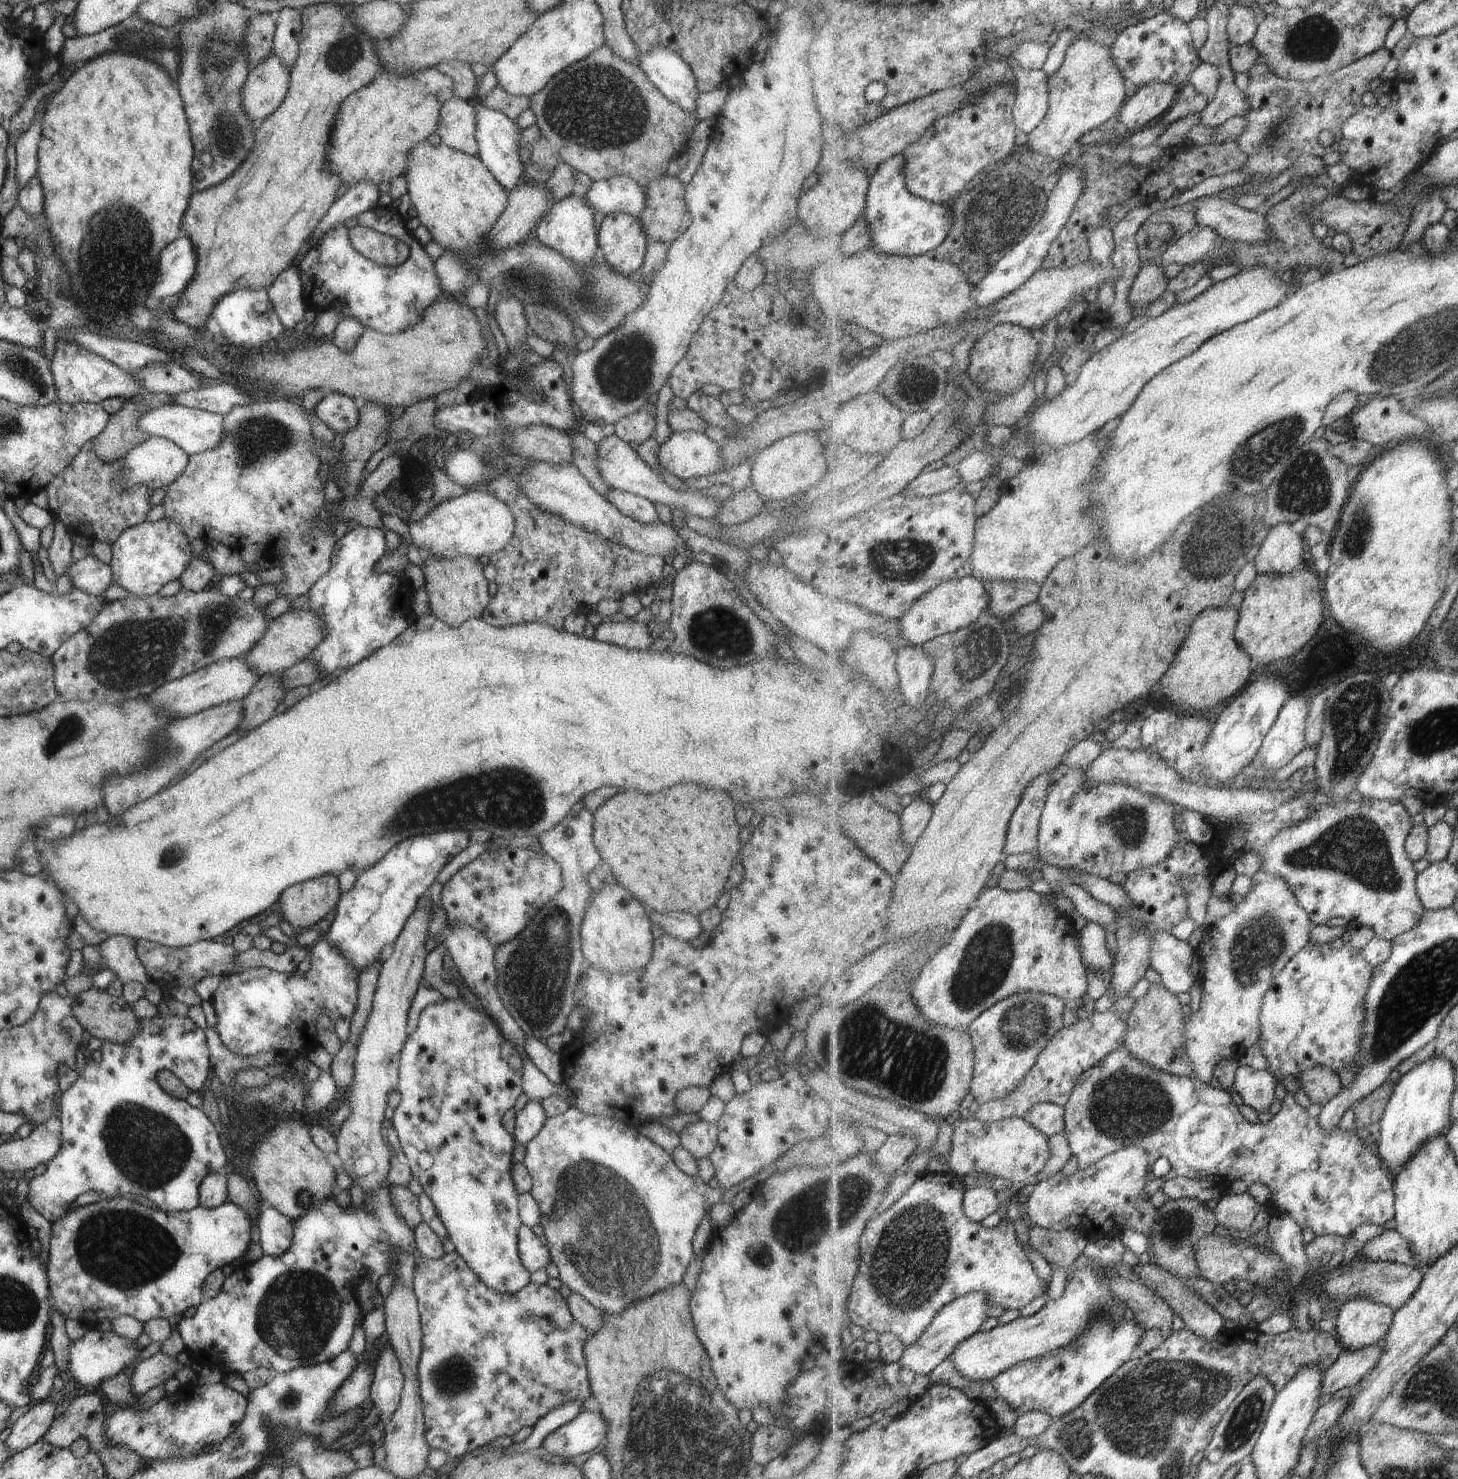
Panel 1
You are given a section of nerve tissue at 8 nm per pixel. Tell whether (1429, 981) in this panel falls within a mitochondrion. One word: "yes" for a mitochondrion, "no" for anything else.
yes

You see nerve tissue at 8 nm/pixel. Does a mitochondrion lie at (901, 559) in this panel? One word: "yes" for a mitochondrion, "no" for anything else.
yes

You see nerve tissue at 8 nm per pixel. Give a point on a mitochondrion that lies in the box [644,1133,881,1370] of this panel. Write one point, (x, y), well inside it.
(799, 1224)

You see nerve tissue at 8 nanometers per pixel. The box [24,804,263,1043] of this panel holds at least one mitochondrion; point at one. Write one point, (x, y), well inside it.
(172, 855)

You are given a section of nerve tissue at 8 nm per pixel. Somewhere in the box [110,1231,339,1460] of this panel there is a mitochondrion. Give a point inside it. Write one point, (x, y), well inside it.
(288, 1401)

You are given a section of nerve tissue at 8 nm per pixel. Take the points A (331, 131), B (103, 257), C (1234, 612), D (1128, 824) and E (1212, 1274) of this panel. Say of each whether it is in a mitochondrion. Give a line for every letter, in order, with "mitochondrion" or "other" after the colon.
A: other
B: mitochondrion
C: other
D: mitochondrion
E: other

